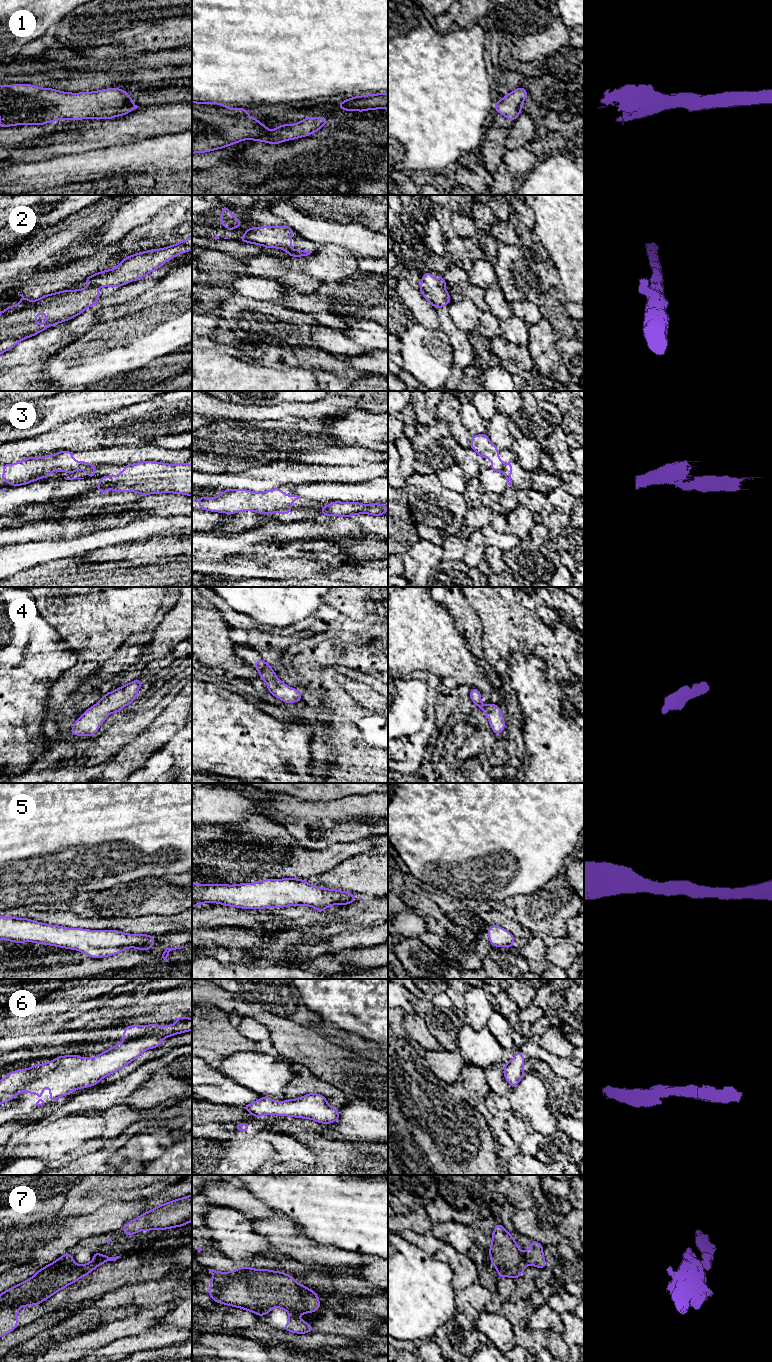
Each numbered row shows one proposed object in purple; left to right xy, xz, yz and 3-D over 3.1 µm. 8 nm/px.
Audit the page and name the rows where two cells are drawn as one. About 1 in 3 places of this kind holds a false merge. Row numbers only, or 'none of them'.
3

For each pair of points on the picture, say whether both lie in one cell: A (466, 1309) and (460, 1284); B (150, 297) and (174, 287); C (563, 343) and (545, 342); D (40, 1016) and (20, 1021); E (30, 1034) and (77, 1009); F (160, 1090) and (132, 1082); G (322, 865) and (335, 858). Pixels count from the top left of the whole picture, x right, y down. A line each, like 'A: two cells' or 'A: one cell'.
A: two cells
B: one cell
C: two cells
D: one cell
E: one cell
F: two cells
G: one cell

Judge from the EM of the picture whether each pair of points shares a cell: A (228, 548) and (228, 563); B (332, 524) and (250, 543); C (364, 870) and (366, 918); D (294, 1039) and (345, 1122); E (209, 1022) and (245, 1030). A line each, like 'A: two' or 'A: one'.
A: two
B: one
C: two
D: two
E: two

